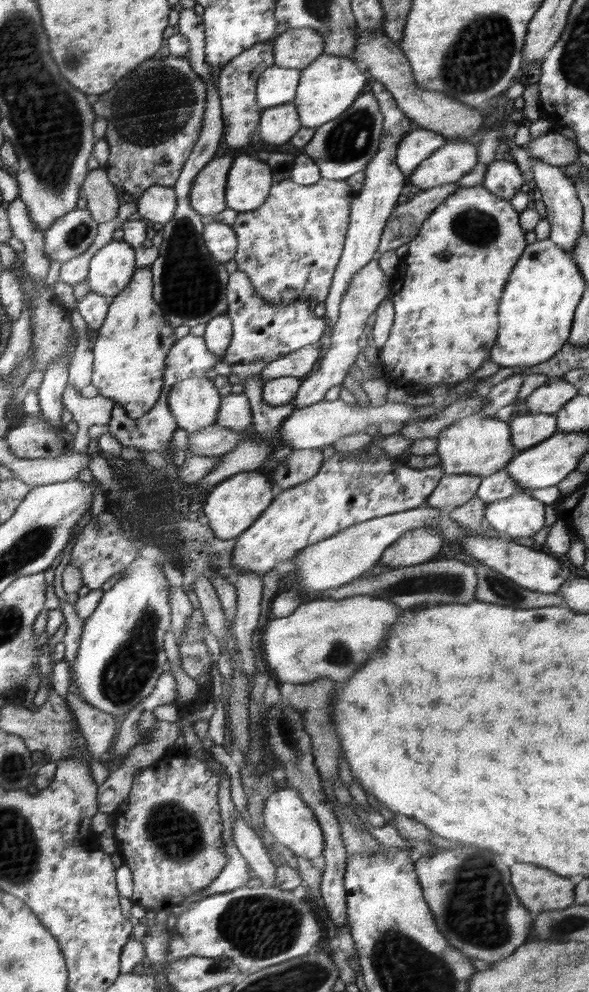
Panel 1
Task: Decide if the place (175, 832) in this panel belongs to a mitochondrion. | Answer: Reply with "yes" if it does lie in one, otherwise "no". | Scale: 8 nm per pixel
yes

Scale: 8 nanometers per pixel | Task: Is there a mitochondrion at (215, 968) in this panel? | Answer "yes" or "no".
yes

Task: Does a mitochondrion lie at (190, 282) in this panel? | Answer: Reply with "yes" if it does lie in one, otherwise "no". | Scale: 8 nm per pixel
yes

